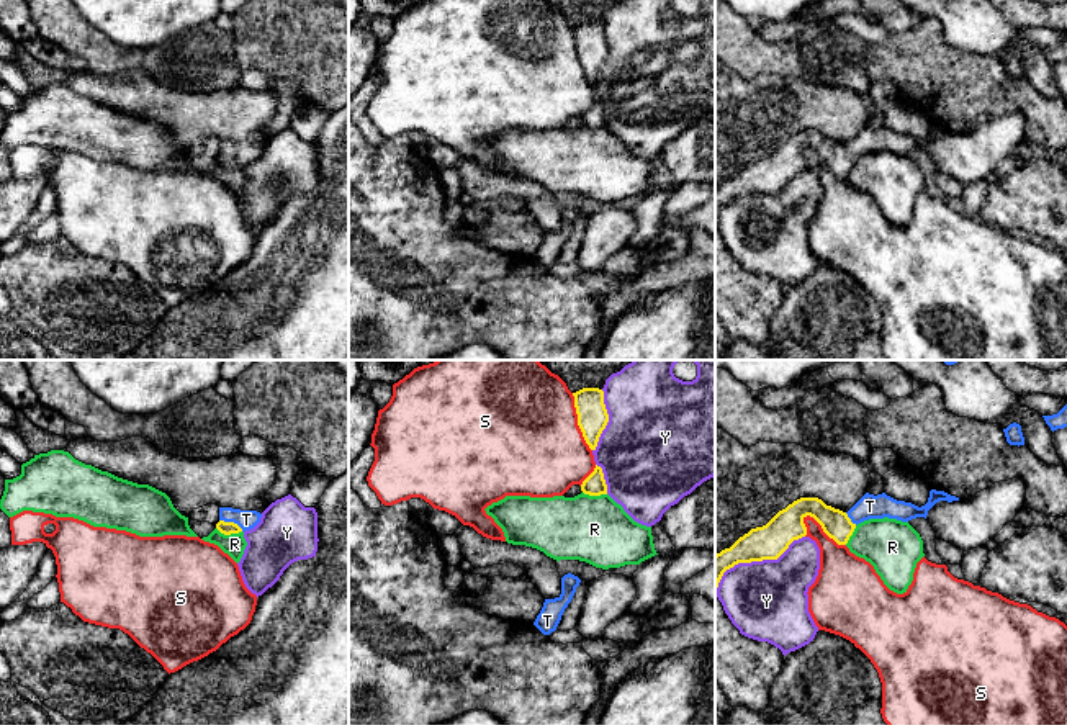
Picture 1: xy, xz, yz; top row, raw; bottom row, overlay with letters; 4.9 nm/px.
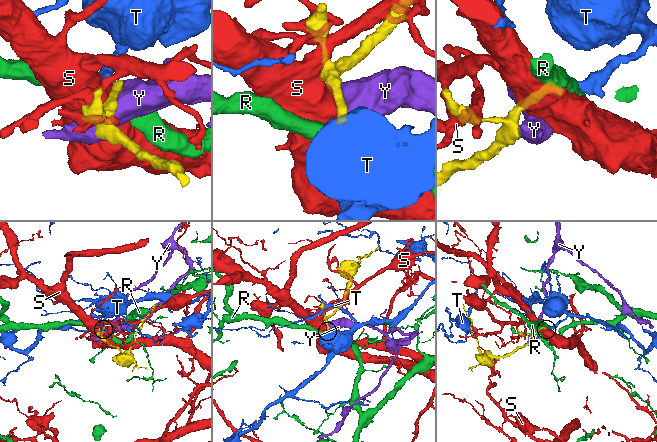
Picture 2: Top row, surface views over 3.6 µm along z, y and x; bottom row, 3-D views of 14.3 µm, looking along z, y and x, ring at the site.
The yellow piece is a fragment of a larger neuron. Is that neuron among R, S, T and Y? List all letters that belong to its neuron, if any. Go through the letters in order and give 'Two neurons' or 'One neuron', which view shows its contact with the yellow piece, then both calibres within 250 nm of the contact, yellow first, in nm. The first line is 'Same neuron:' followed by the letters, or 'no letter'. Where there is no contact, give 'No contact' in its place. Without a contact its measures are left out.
Same neuron: T
R: Two neurons. Touches yellow in xy. Thickness 60 nm (yellow) against 110 nm
S: Two neurons. Touches yellow in yz. Thickness 160 nm (yellow) against 240 nm
T: One neuron. Touches yellow in xy. Thickness 60 nm (yellow) against 100 nm
Y: Two neurons. Touches yellow in yz. Thickness 170 nm (yellow) against 400 nm

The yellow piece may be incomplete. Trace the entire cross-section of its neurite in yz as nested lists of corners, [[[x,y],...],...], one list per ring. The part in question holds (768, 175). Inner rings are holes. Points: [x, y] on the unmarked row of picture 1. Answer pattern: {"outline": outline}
{"outline": [[[930,124],[928,136],[921,141],[897,134],[885,126],[866,126],[848,146],[826,139],[818,131],[800,131],[779,144],[766,159],[751,162],[730,182],[715,188],[715,226],[723,206],[738,196],[777,193],[794,173],[807,169],[804,152],[813,151],[823,165],[838,178],[846,178],[858,157],[869,152],[897,152],[908,155],[928,149],[939,134],[959,134],[944,124]]]}

